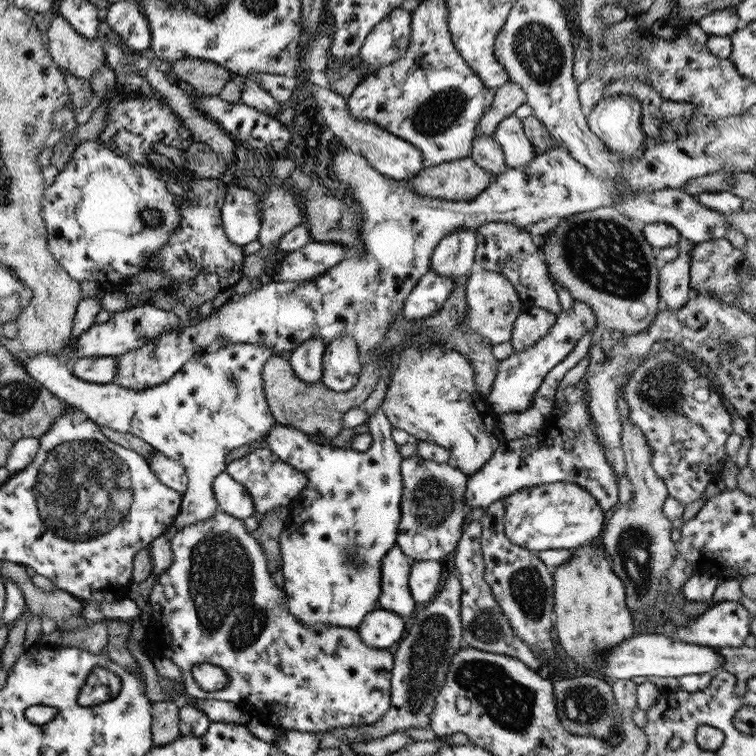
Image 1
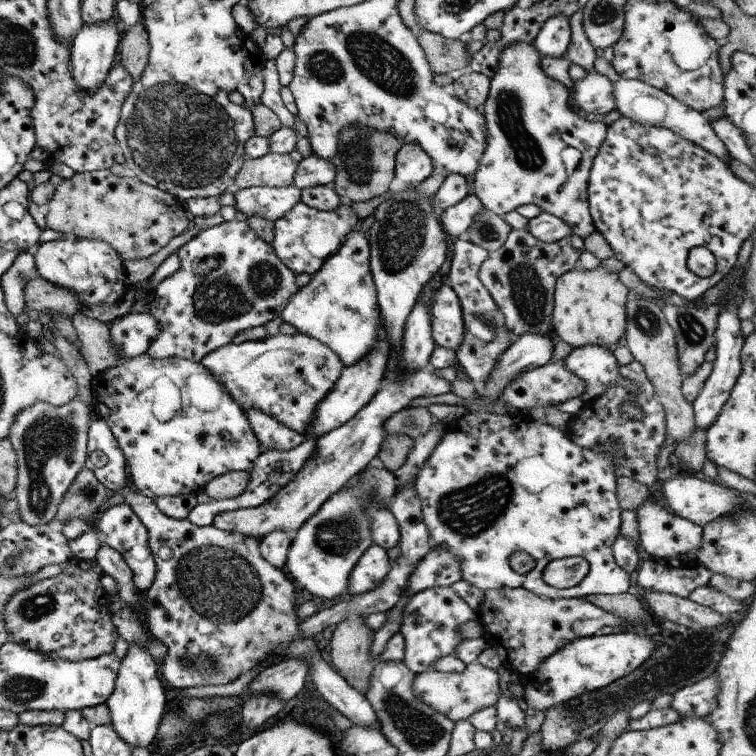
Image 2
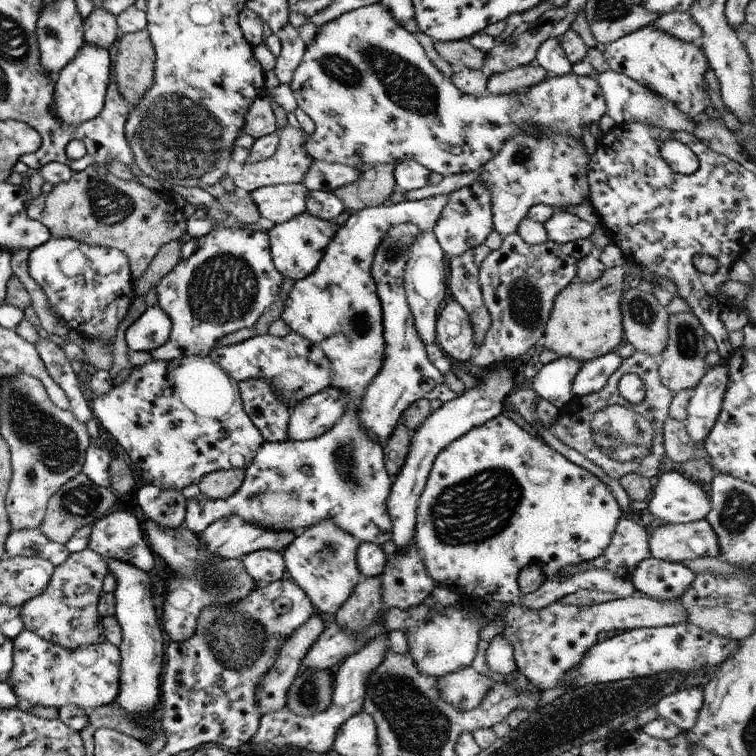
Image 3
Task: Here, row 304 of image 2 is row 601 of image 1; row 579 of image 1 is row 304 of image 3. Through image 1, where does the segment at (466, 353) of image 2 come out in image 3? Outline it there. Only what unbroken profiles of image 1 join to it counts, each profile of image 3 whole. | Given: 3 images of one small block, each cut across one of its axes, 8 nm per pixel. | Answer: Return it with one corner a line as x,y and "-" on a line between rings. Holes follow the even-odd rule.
481,243
449,258
449,292
469,317
475,347
481,346
490,325
489,312
483,304
478,284
479,266
489,253
489,248

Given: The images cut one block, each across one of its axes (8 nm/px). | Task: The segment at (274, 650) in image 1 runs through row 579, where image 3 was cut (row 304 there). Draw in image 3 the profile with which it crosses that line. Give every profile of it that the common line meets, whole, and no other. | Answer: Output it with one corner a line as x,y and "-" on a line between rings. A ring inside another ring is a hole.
222,227
200,236
195,252
180,259
156,284
156,305
169,316
171,326
165,344
149,352
151,358
207,357
222,336
254,324
277,300
283,279
273,266
266,233

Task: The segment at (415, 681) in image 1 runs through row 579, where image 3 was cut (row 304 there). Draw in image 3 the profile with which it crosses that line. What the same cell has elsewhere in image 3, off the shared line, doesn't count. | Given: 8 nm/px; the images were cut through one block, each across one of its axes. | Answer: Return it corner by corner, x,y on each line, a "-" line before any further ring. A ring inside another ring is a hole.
454,299
449,300
435,321
434,343
454,364
465,363
474,351
473,328
467,313

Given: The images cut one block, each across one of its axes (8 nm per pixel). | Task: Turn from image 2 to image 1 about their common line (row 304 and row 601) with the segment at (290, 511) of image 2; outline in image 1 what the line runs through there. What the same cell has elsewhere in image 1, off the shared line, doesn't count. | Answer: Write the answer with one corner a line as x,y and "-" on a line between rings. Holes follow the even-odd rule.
396,544
381,559
377,607
394,612
403,619
406,619
415,608
407,582
411,559
406,557

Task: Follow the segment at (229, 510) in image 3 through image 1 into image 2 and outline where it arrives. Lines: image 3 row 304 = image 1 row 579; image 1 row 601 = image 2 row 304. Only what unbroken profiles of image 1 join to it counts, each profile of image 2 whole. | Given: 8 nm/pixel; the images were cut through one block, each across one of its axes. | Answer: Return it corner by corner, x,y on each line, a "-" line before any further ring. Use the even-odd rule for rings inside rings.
353,229
345,242
325,257
307,286
302,286
280,312
282,322
291,324
297,333
322,342
341,360
343,366
355,364
377,342
379,314
375,287
369,268
369,243
366,234

